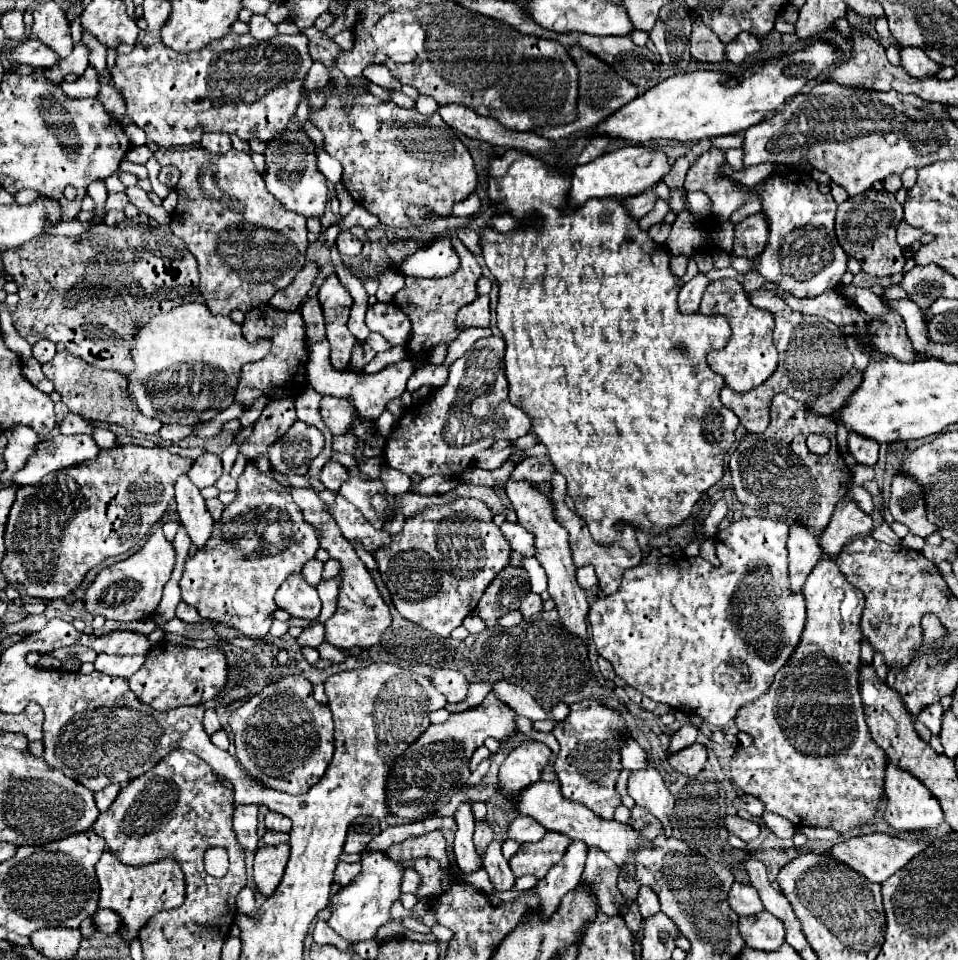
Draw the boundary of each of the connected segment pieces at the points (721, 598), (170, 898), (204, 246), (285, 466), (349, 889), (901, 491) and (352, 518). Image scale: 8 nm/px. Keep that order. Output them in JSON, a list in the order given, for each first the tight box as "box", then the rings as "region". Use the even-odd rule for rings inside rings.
[{"box":[589,518,805,726],"region":[[[741,518],[731,522],[729,528],[719,530],[715,536],[715,554],[721,560],[721,566],[715,568],[711,562],[701,560],[701,558],[675,558],[671,562],[659,564],[659,562],[643,562],[623,574],[623,580],[619,584],[619,590],[611,596],[605,596],[597,602],[593,602],[589,610],[589,624],[591,624],[591,638],[597,646],[599,656],[611,662],[615,674],[623,678],[629,686],[645,694],[647,698],[655,702],[663,702],[679,712],[685,714],[697,714],[705,720],[705,724],[711,726],[727,726],[733,722],[739,706],[743,702],[751,702],[759,698],[759,694],[765,694],[773,682],[773,676],[779,668],[785,666],[787,658],[791,656],[791,650],[795,650],[795,644],[799,642],[799,634],[803,630],[805,622],[805,604],[803,604],[803,594],[787,594],[787,536],[789,536],[789,526],[781,520],[771,520],[771,518]]]},{"box":[97,852,185,940],"region":[[[103,852],[101,860],[97,862],[97,878],[99,878],[99,908],[111,908],[115,914],[121,916],[121,936],[123,940],[137,938],[139,930],[147,924],[147,920],[163,910],[179,908],[185,900],[185,878],[179,870],[179,864],[171,862],[155,862],[151,866],[123,866],[111,852]]]},{"box":[155,148,309,316],"region":[[[187,148],[157,152],[155,156],[161,166],[173,164],[181,170],[181,178],[175,188],[179,194],[179,204],[173,212],[171,230],[197,258],[201,274],[199,290],[213,314],[229,316],[233,310],[247,312],[253,306],[267,304],[275,292],[287,288],[293,282],[295,274],[307,262],[305,250],[309,240],[305,218],[299,218],[299,214],[291,214],[281,206],[281,202],[267,190],[265,180],[255,170],[249,154],[229,150],[225,156],[217,156],[205,148]]]},{"box":[269,420,323,474],"region":[[[297,420],[269,450],[269,462],[281,474],[307,474],[311,460],[323,450],[323,432]]]},{"box":[329,852,403,942],"region":[[[371,852],[363,854],[363,870],[361,874],[345,888],[341,888],[337,894],[331,896],[331,918],[329,926],[347,942],[361,942],[375,938],[377,928],[391,920],[389,908],[391,904],[401,896],[401,878],[403,878],[403,866],[401,862],[391,862],[383,852]]]},{"box":[889,474,937,538],"region":[[[897,474],[893,478],[889,502],[891,502],[889,512],[891,512],[893,520],[905,524],[911,534],[927,538],[929,534],[937,532],[937,528],[931,522],[927,522],[923,488],[917,486],[915,482],[903,478],[903,474]]]},{"box":[331,494,391,554],"region":[[[337,494],[335,508],[331,508],[331,516],[335,518],[337,526],[341,528],[343,538],[349,540],[349,542],[359,542],[369,554],[373,554],[379,548],[385,548],[385,546],[391,544],[389,534],[373,528],[365,520],[365,516],[357,510],[357,506],[353,506],[341,494]]]}]

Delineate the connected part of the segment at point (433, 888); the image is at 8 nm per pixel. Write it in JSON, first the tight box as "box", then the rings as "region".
{"box":[413,858,441,900],"region":[[[417,858],[413,868],[421,876],[421,886],[415,896],[419,896],[421,900],[427,900],[429,896],[439,894],[439,874],[441,874],[439,862],[435,862],[433,858]]]}

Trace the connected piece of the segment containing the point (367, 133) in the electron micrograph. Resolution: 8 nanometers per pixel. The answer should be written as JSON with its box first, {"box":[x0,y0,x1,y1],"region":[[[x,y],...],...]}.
{"box":[311,86,477,228],"region":[[[325,86],[327,106],[319,110],[319,114],[311,114],[315,118],[315,126],[325,136],[325,150],[337,158],[343,166],[343,184],[357,204],[367,208],[371,214],[379,218],[383,226],[393,228],[413,228],[413,222],[407,216],[409,206],[425,206],[433,212],[433,216],[449,218],[453,204],[465,200],[477,188],[477,172],[469,150],[457,138],[457,134],[439,118],[439,114],[423,116],[417,110],[399,108],[395,102],[381,102],[373,94],[363,94],[359,102],[355,102],[355,110],[347,114],[343,106],[339,106],[339,94],[335,94],[335,86]]]}

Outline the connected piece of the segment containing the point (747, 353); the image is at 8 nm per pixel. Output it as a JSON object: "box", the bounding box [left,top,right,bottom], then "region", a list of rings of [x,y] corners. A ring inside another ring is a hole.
{"box":[701,278,777,392],"region":[[[723,278],[709,282],[703,300],[701,300],[701,314],[713,316],[721,314],[727,318],[733,336],[731,342],[715,354],[709,354],[709,366],[717,374],[723,376],[725,386],[729,386],[735,392],[749,392],[763,384],[777,368],[777,350],[773,346],[773,314],[767,310],[759,310],[751,306],[743,286],[733,278]]]}

